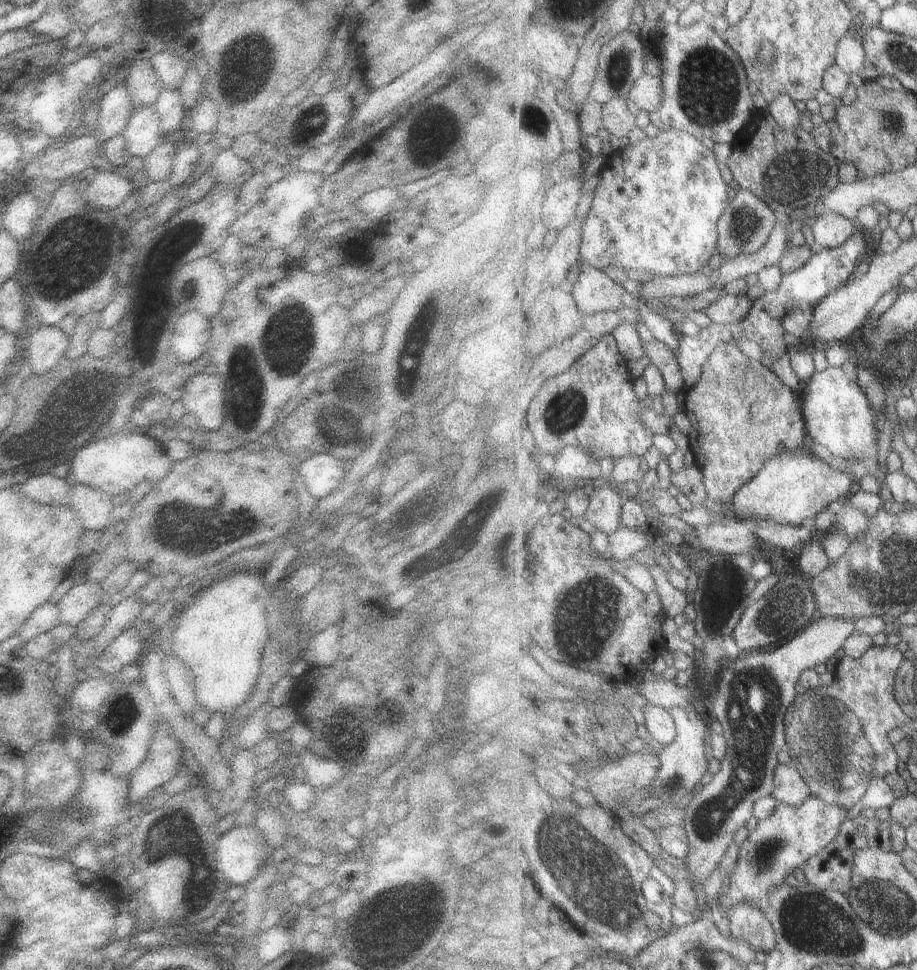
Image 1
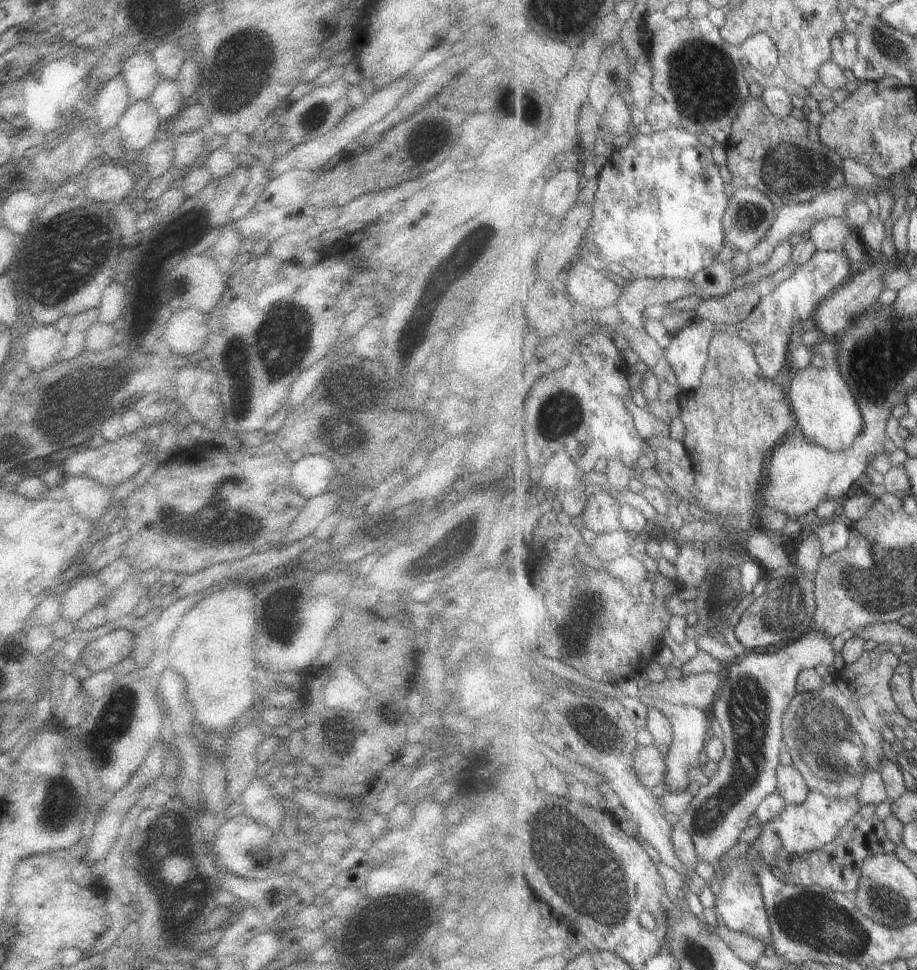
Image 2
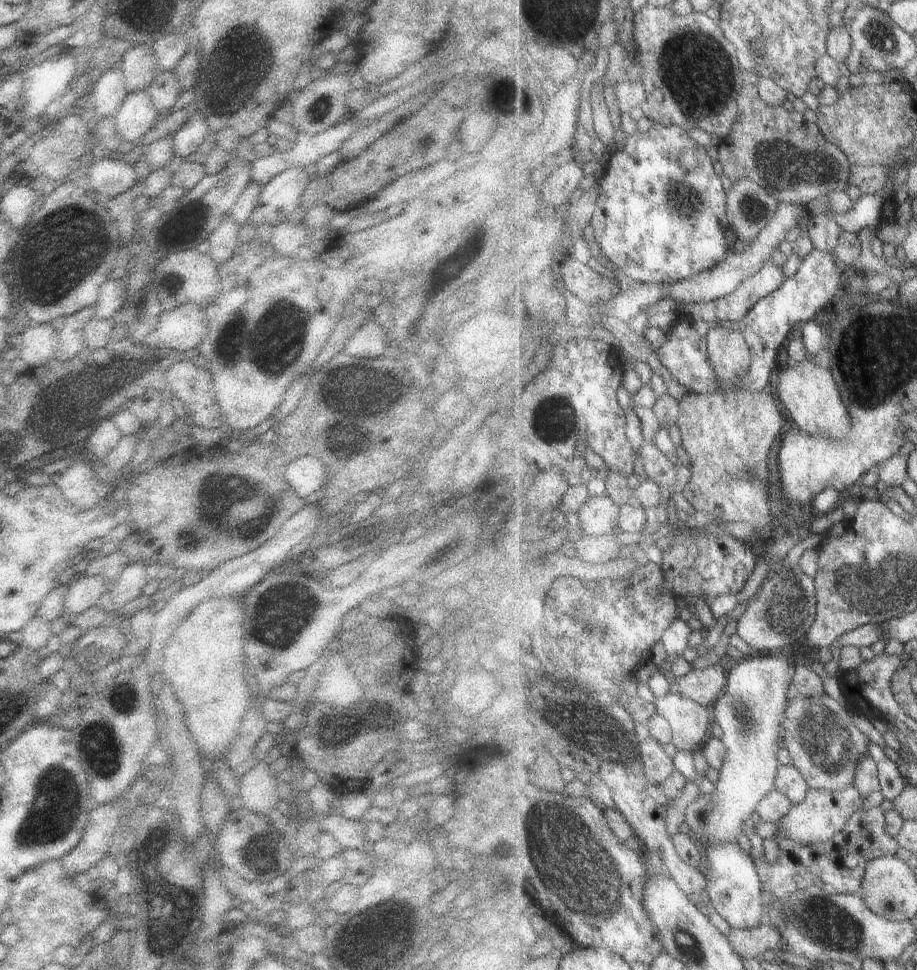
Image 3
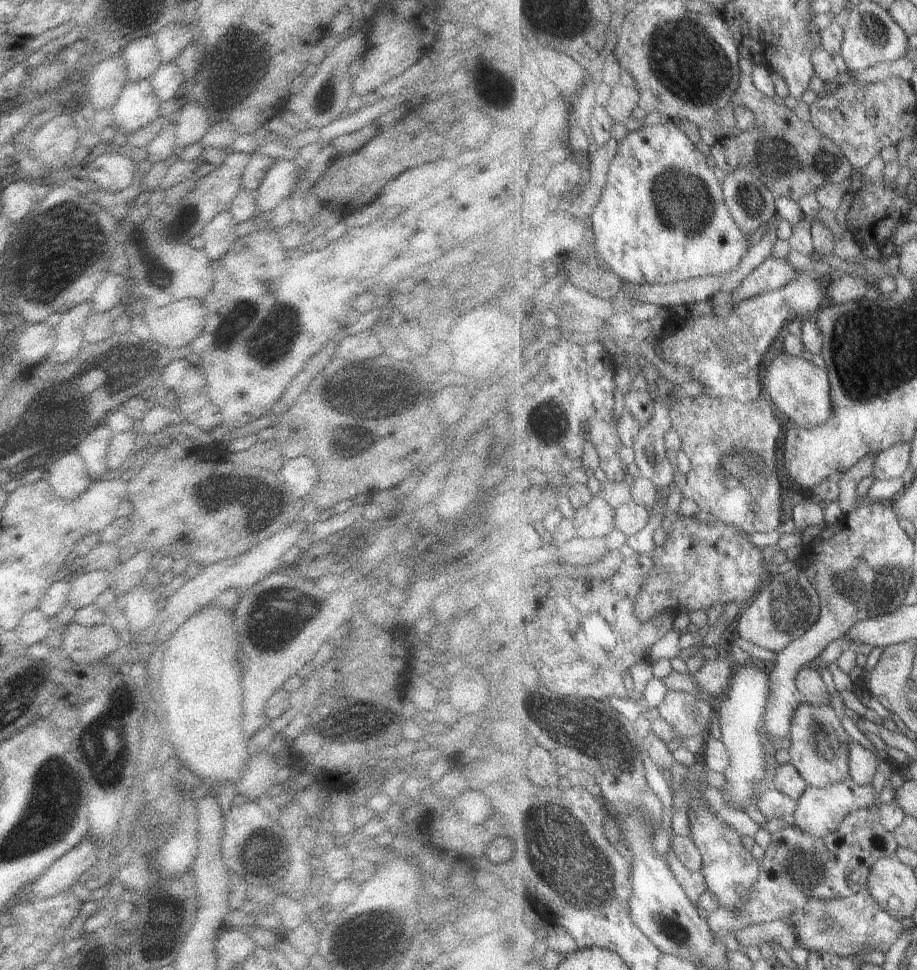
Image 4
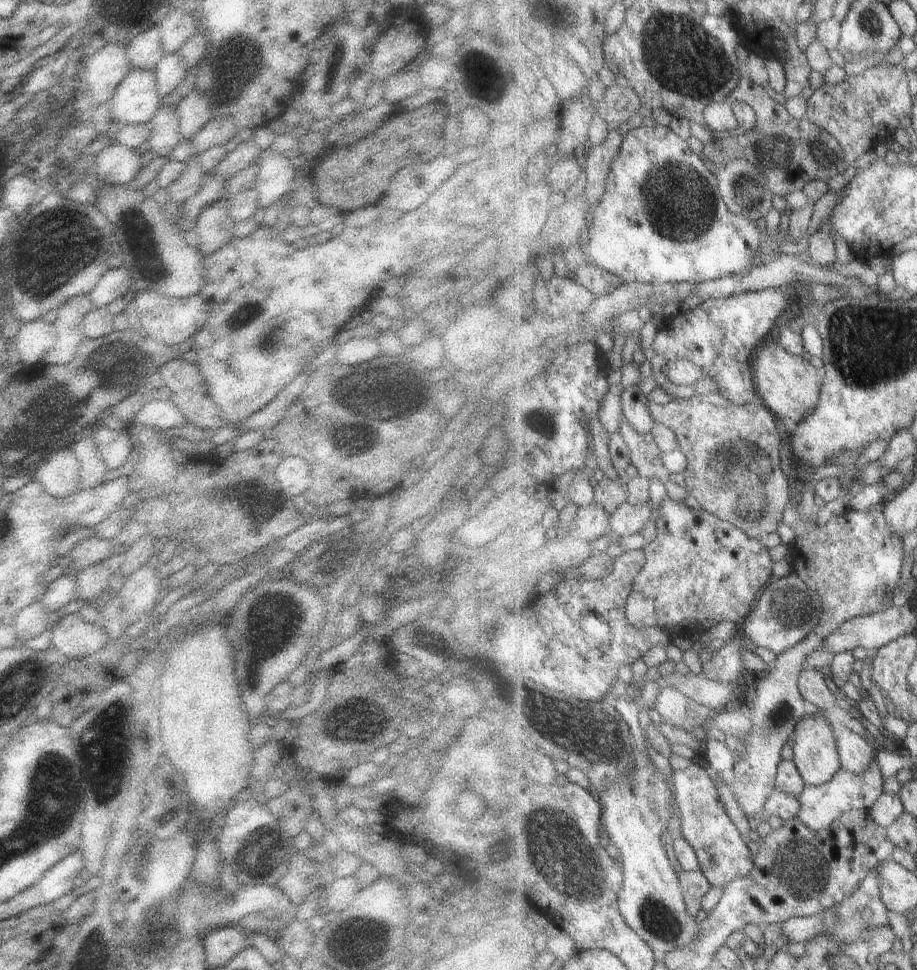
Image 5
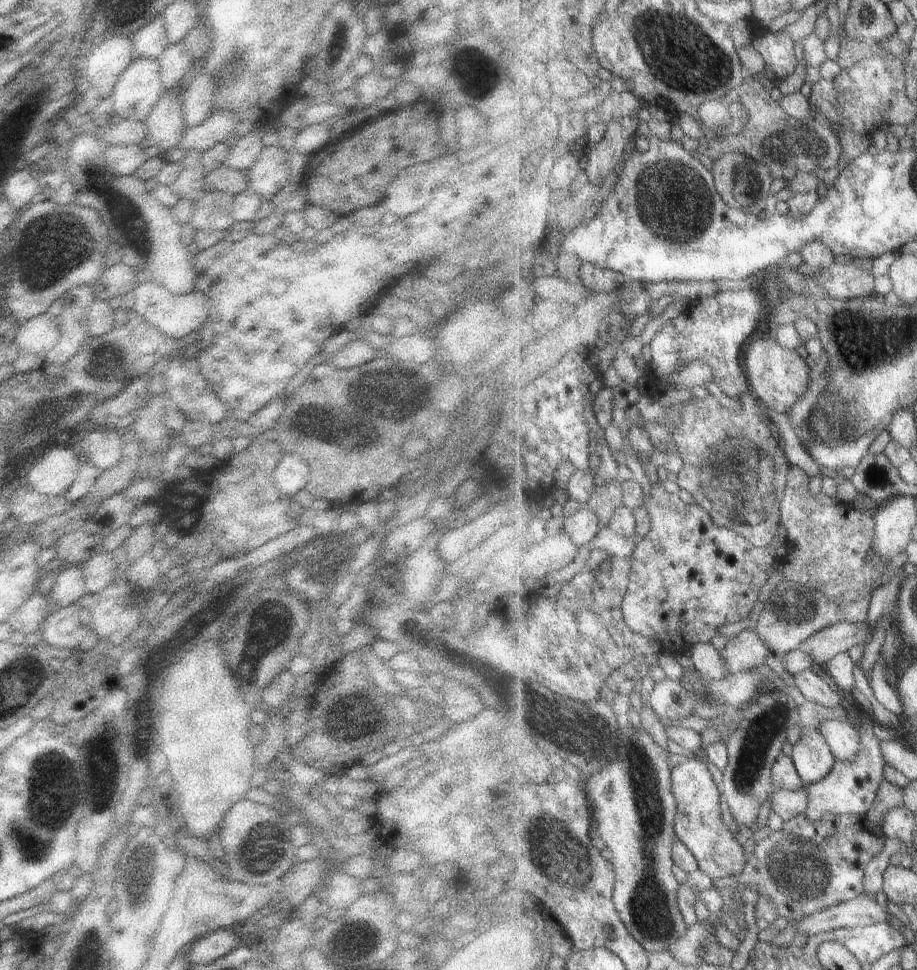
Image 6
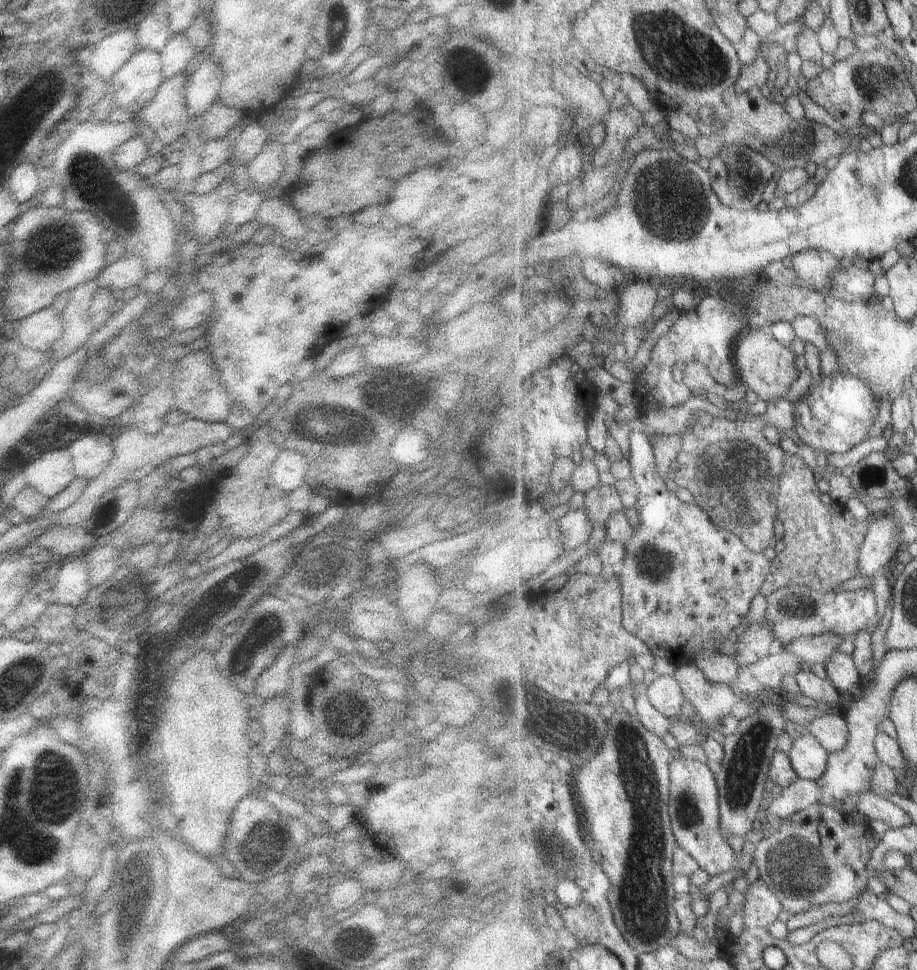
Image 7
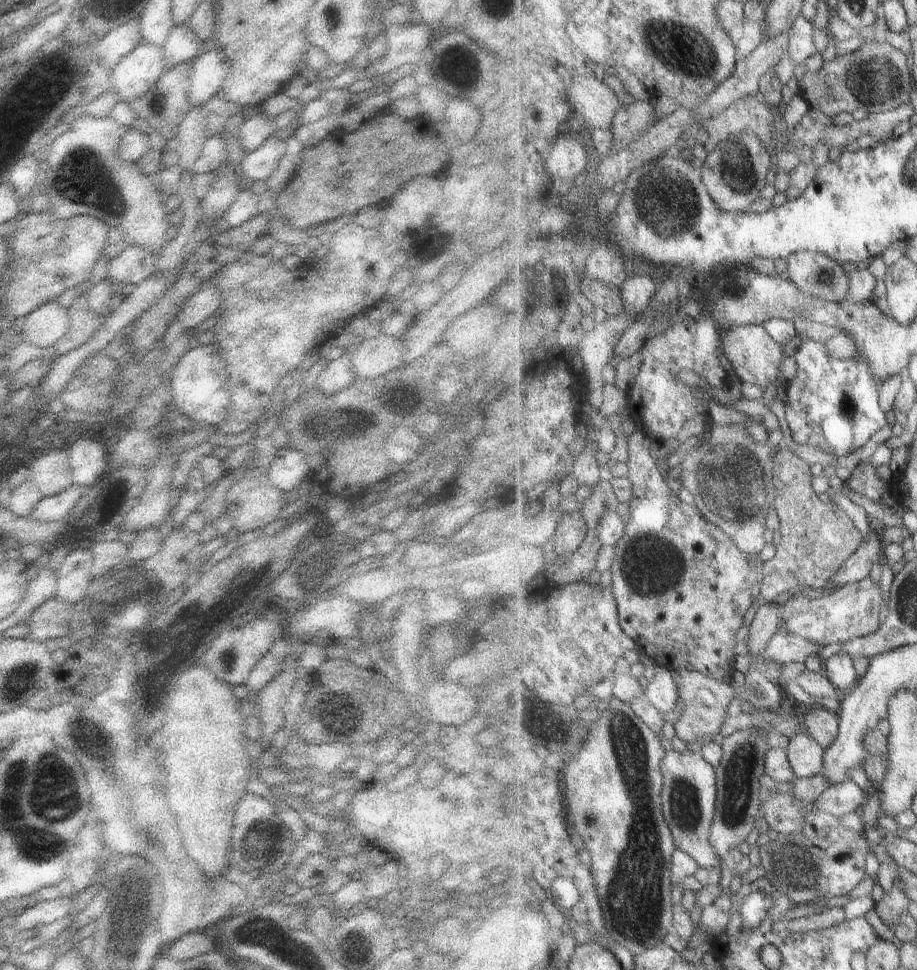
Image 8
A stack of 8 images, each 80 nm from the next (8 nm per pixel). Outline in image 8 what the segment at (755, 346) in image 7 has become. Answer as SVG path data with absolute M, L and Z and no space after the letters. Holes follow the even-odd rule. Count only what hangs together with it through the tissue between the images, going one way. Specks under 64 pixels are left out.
M763 325L733 326L731 330L726 328L722 334L722 350L741 382L754 384L764 390L775 380L784 379L781 373L781 364L786 357L783 346L771 338Z

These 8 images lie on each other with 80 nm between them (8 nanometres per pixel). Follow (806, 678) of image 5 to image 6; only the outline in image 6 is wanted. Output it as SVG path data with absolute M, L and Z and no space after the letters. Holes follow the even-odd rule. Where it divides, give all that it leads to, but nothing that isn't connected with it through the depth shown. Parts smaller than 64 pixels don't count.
M816 669L798 672L795 675L795 687L801 692L804 700L828 708L841 704L842 695L835 692Z

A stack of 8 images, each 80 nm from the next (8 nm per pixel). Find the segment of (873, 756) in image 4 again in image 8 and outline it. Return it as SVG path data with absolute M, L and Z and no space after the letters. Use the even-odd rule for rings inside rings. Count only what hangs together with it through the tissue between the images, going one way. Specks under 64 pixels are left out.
M818 705L813 708L805 707L803 716L804 727L808 734L815 737L821 745L822 751L828 749L835 741L840 727L840 717L834 716L833 711L827 712Z

